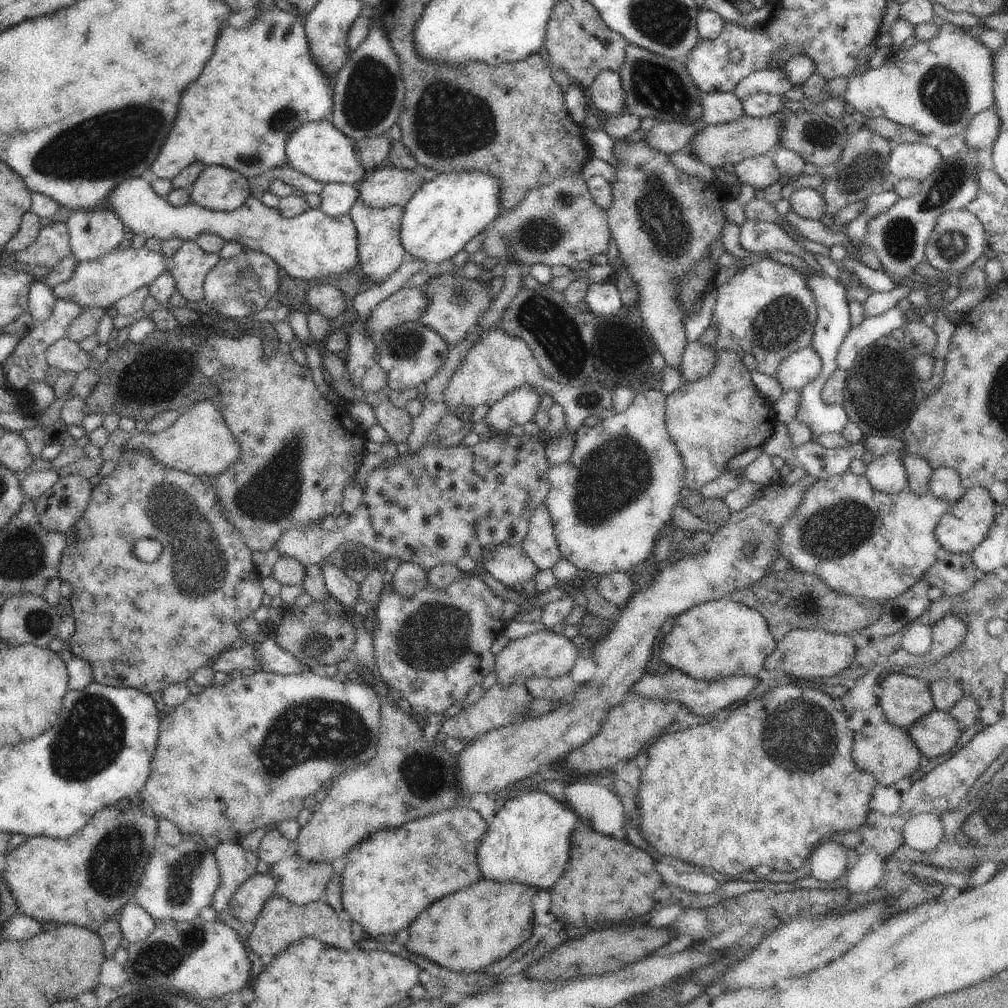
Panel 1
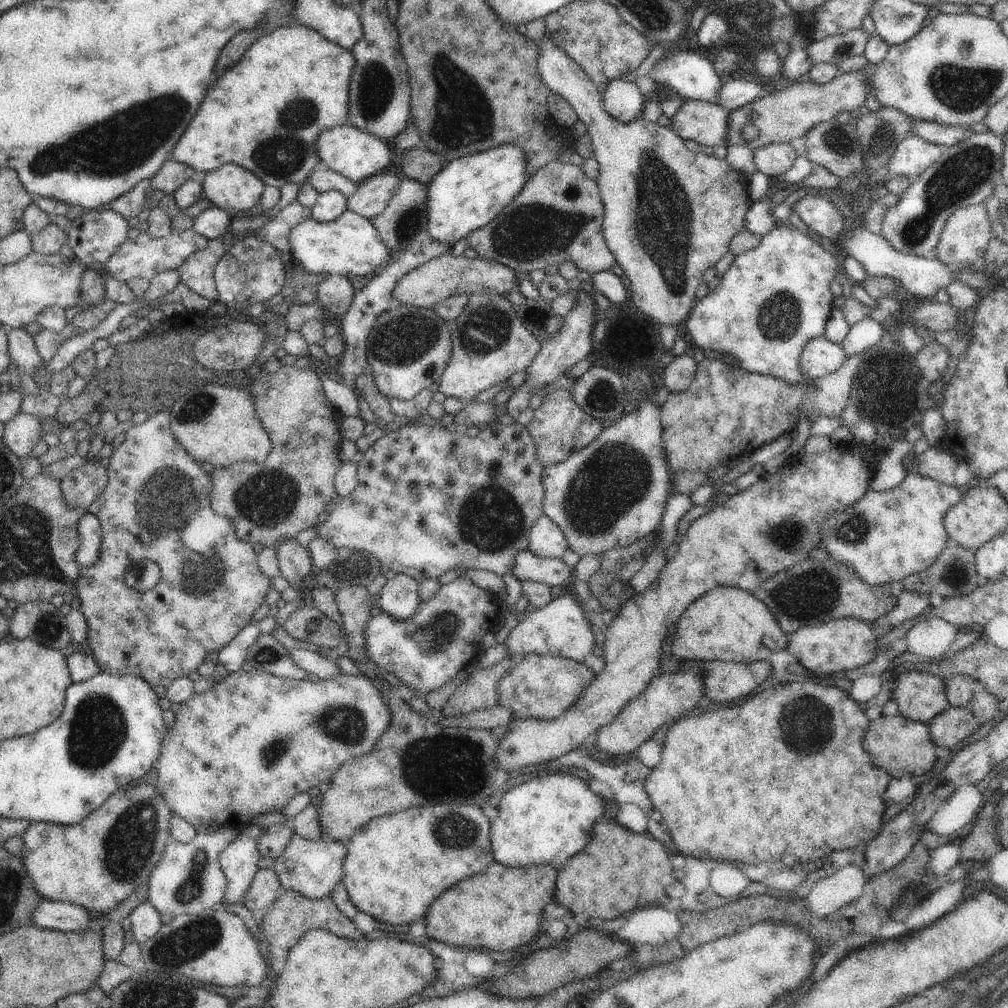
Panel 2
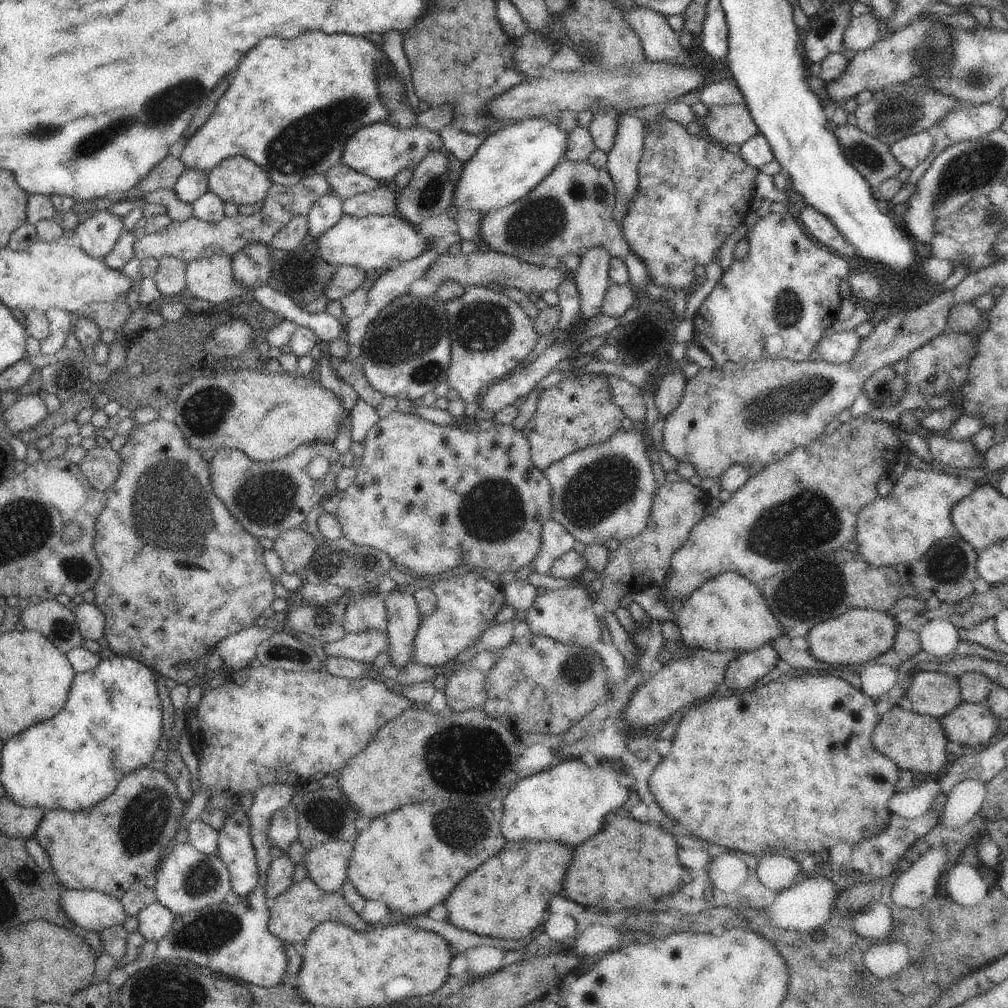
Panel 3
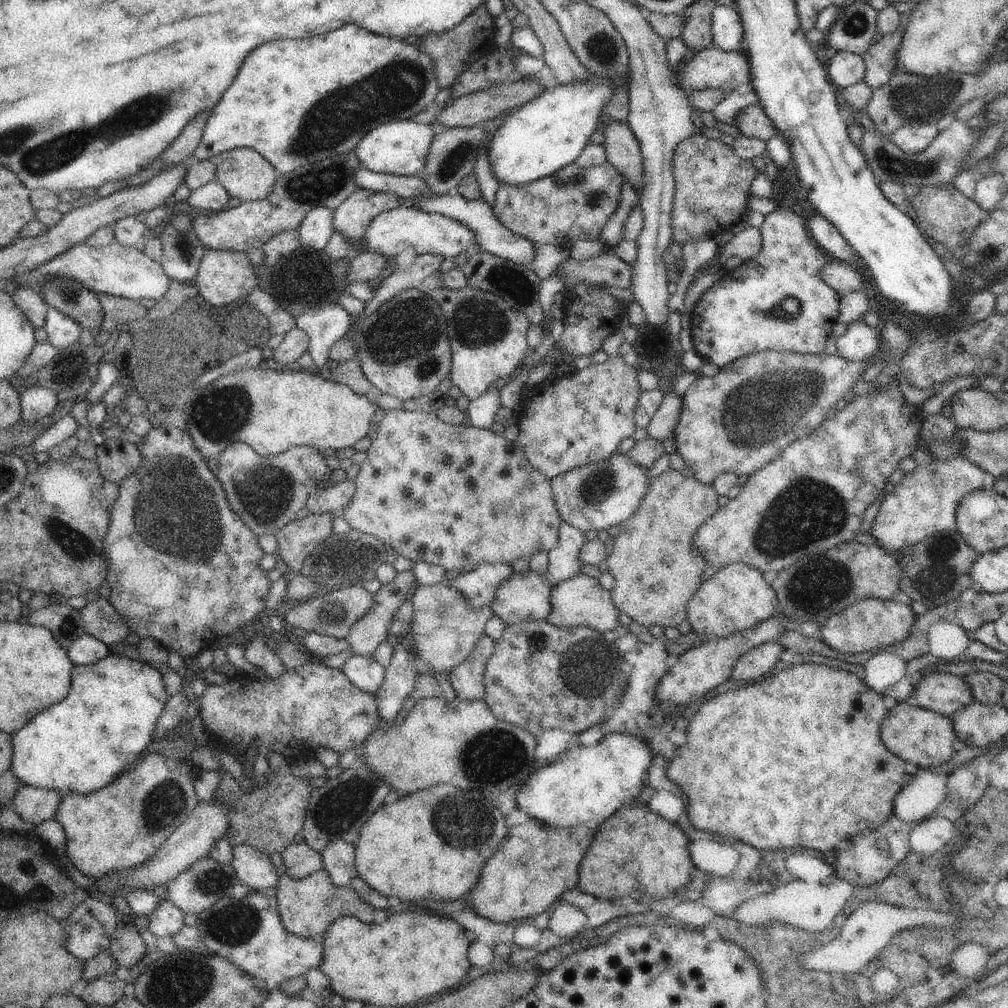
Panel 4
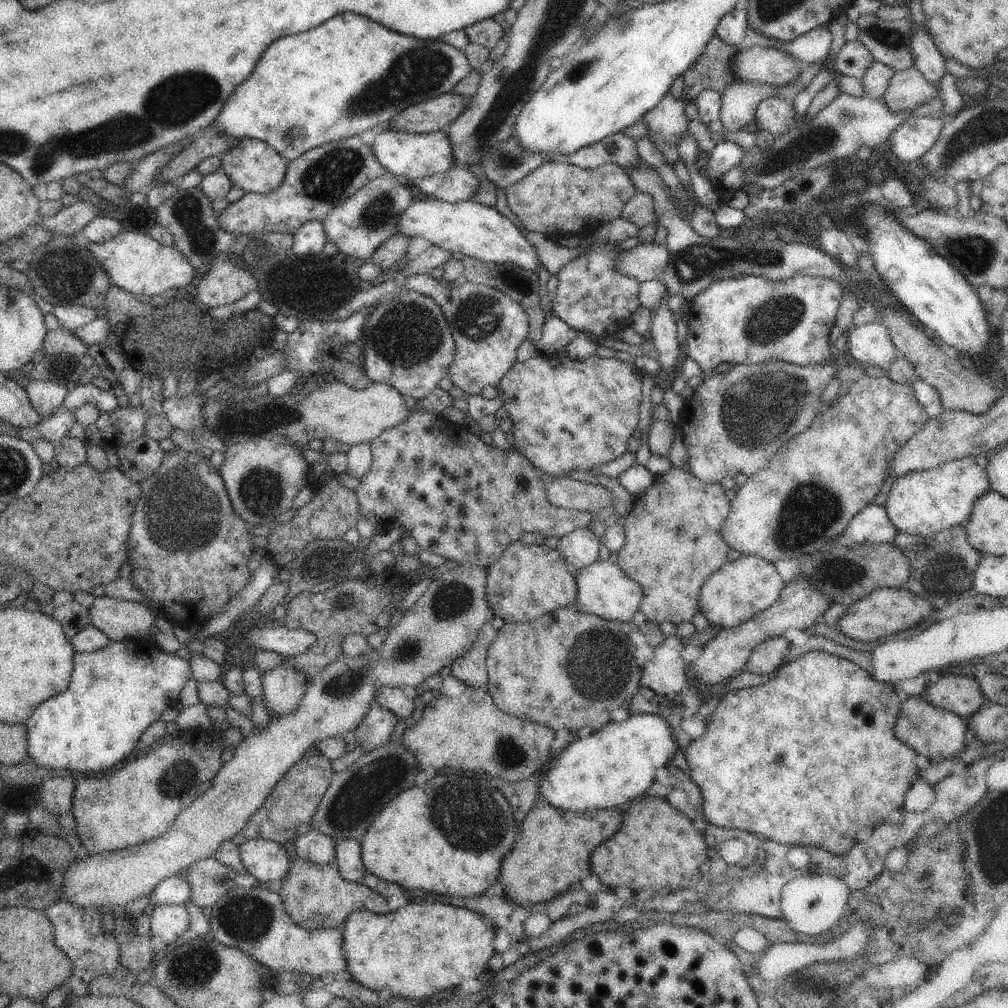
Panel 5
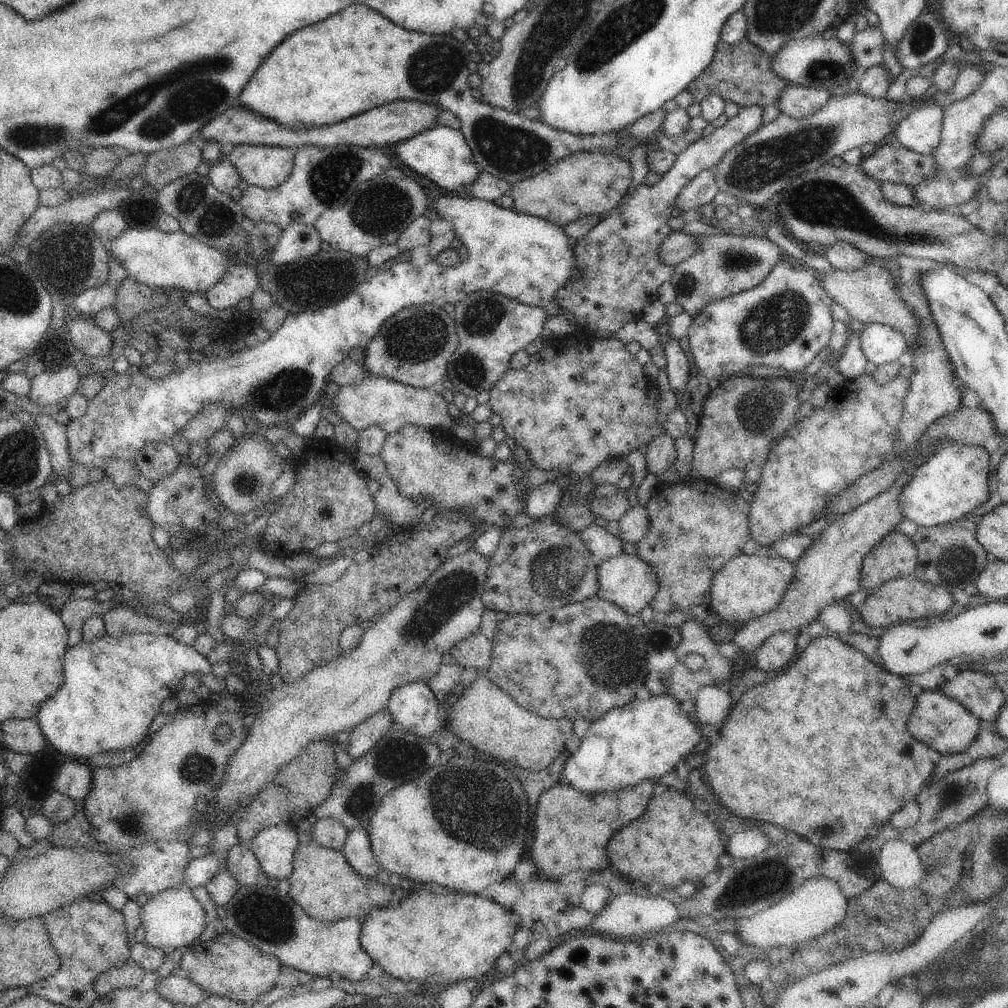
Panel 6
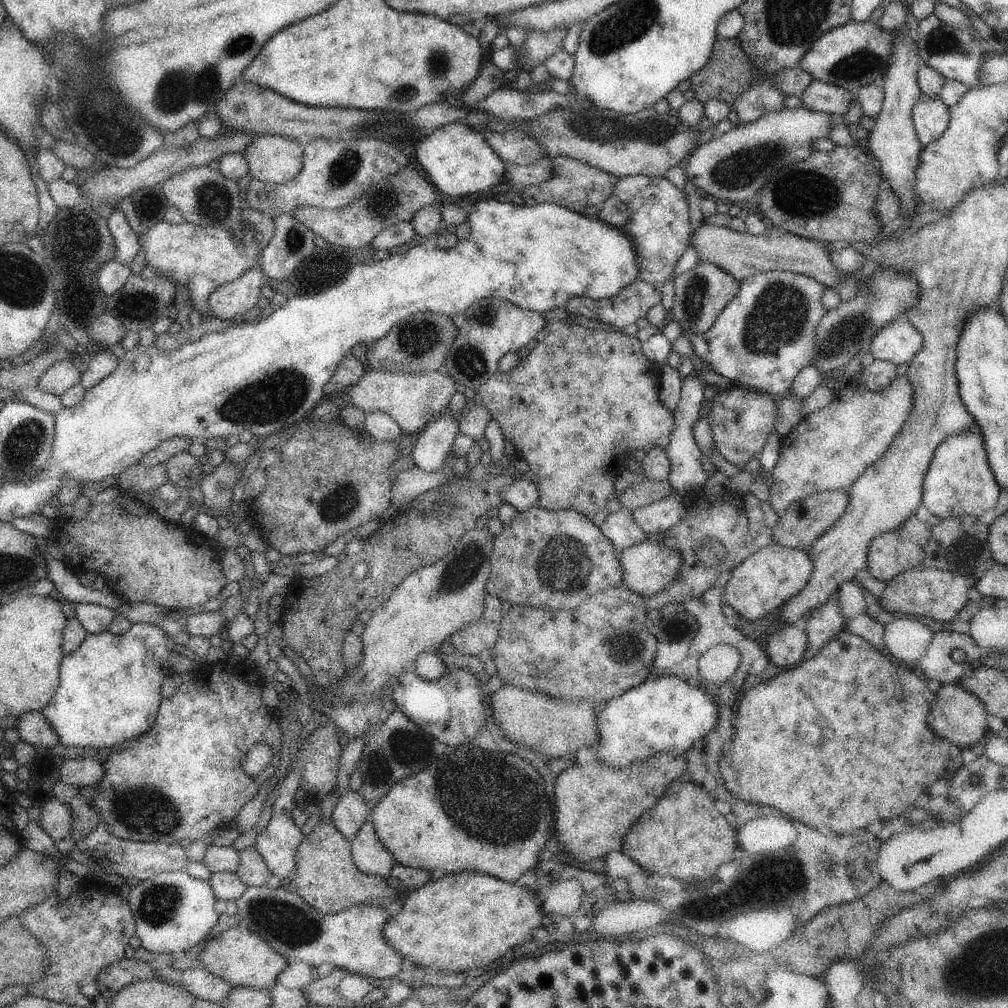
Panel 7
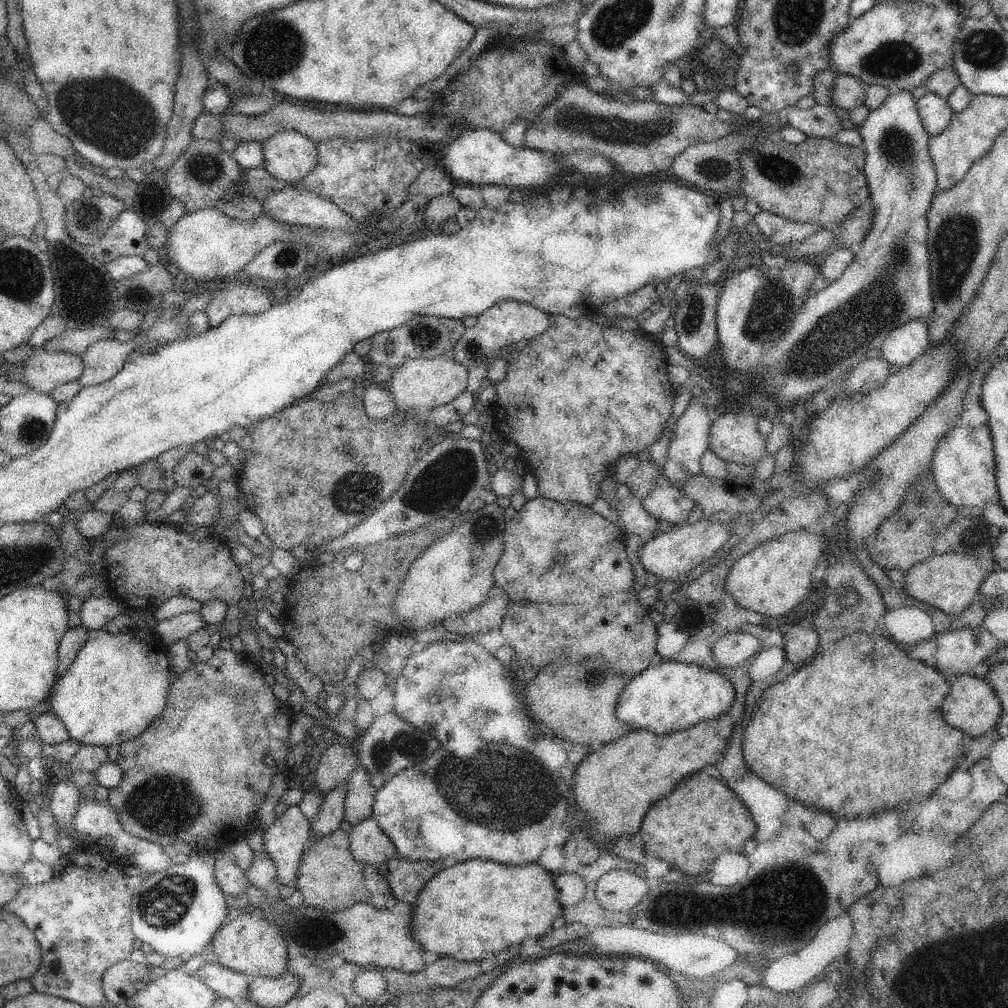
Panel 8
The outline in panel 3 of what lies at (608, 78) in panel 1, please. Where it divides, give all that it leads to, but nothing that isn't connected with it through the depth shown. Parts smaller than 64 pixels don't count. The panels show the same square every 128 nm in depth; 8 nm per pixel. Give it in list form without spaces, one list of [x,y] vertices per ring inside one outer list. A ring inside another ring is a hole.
[[[627,110],[620,111],[618,116],[618,130],[614,134],[614,146],[607,154],[606,170],[610,173],[615,184],[616,204],[612,218],[614,222],[622,224],[624,216],[628,214],[628,208],[634,204],[636,188],[638,188],[638,162],[642,158],[642,144],[646,130],[646,118],[644,116],[634,117]]]

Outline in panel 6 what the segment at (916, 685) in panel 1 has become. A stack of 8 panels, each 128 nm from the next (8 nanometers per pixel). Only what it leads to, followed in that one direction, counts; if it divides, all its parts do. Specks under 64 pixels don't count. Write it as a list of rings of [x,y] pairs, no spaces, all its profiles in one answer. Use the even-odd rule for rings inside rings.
[[[979,671],[951,672],[946,684],[939,691],[944,696],[960,702],[972,716],[986,722],[994,722],[1007,698],[998,688],[993,675]]]

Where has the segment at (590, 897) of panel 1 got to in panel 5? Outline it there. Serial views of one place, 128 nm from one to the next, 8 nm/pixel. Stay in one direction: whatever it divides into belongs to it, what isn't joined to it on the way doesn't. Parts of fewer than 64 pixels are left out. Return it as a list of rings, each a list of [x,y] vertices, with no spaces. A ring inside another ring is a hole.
[[[643,796],[625,810],[618,830],[606,842],[594,848],[593,854],[590,854],[590,872],[596,874],[602,884],[608,886],[608,889],[618,891],[620,888],[620,892],[642,890],[648,896],[652,892],[663,894],[674,893],[675,890],[680,891],[680,888],[688,890],[692,878],[705,871],[710,861],[713,860],[708,852],[708,844],[704,842],[705,837],[702,832],[694,830],[692,820],[672,806],[666,797]]]

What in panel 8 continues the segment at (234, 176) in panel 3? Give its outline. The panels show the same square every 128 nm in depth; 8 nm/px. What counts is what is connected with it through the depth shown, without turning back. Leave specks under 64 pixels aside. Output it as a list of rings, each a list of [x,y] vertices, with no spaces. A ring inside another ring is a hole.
[[[280,130],[265,143],[263,168],[275,182],[300,183],[319,164],[317,146],[296,130]]]

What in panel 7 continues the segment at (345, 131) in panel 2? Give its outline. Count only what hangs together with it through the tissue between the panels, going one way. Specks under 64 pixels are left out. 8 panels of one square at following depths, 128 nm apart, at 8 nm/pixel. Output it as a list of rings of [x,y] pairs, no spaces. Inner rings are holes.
[[[463,120],[435,129],[431,135],[419,136],[411,147],[416,160],[419,160],[420,165],[430,176],[430,181],[442,193],[452,197],[472,196],[476,192],[486,192],[493,186],[498,186],[506,176],[504,160],[494,152],[494,148],[486,142],[486,138],[480,132],[472,132]]]

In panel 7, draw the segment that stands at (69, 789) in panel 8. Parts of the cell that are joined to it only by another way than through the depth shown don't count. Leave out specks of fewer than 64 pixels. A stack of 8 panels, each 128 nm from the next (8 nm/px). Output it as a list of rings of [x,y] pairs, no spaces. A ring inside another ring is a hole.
[[[52,797],[44,804],[40,812],[39,825],[52,842],[59,842],[68,836],[72,828],[71,805],[62,804],[58,798]]]

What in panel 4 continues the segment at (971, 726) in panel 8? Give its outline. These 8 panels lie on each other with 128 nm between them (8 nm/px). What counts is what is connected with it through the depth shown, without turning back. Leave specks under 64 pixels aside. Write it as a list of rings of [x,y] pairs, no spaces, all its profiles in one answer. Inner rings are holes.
[[[906,701],[896,703],[888,712],[882,722],[880,736],[884,746],[900,760],[915,764],[920,770],[926,771],[938,768],[941,764],[948,764],[956,753],[958,738],[954,717],[930,709],[913,707]]]

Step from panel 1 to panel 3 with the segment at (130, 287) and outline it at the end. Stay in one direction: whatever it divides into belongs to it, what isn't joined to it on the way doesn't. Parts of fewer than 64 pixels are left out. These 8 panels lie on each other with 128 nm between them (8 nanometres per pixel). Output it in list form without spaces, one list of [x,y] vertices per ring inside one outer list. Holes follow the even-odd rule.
[[[324,173],[304,177],[304,180],[300,180],[296,186],[289,186],[288,188],[273,184],[263,200],[262,210],[258,210],[254,214],[244,215],[237,213],[234,216],[226,215],[226,218],[222,218],[220,222],[214,222],[214,224],[196,220],[194,217],[182,222],[172,220],[162,232],[141,234],[138,242],[134,244],[134,258],[138,258],[140,262],[145,258],[154,258],[154,260],[160,262],[164,256],[172,256],[172,258],[180,258],[180,262],[184,260],[186,264],[194,259],[212,255],[232,259],[234,254],[240,252],[246,244],[254,244],[254,242],[270,244],[272,238],[294,216],[300,216],[300,214],[307,216],[313,203],[322,195],[332,194],[332,192],[333,190],[330,188]]]

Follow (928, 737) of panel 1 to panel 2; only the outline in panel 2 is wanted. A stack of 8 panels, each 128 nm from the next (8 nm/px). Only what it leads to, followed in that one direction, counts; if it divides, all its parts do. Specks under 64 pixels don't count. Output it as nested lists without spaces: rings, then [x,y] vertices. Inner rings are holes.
[[[948,707],[927,723],[932,742],[938,749],[952,748],[969,739],[981,724],[968,707]]]

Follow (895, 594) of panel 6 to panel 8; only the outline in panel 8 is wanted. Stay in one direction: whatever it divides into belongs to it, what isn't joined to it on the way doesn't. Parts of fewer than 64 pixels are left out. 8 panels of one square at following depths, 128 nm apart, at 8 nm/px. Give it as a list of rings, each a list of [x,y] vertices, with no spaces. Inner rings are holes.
[[[932,554],[927,560],[916,564],[905,574],[906,596],[912,596],[933,609],[941,609],[946,615],[960,615],[968,609],[980,594],[979,589],[994,571],[994,558],[990,554],[982,556]]]

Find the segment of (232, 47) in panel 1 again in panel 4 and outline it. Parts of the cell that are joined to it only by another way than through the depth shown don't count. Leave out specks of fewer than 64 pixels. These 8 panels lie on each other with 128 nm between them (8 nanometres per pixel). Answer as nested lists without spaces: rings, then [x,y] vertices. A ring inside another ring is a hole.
[[[346,24],[340,30],[334,30],[334,32],[328,32],[328,34],[320,34],[320,36],[312,36],[312,38],[304,38],[304,40],[274,40],[274,42],[266,42],[266,44],[262,44],[258,50],[254,50],[246,58],[246,62],[242,64],[240,74],[236,76],[234,84],[226,90],[224,98],[213,109],[212,117],[206,124],[202,141],[194,152],[194,161],[214,161],[221,153],[247,147],[262,154],[264,159],[268,160],[282,176],[306,163],[314,163],[338,154],[347,154],[354,151],[358,144],[378,126],[390,122],[418,119],[428,110],[432,110],[433,101],[440,91],[437,78],[435,61],[429,54],[421,52],[416,46],[410,46],[410,44],[402,42],[402,39],[384,38],[384,36],[372,34],[372,32],[368,32],[368,30],[364,30],[364,28],[356,26],[356,24]]]

